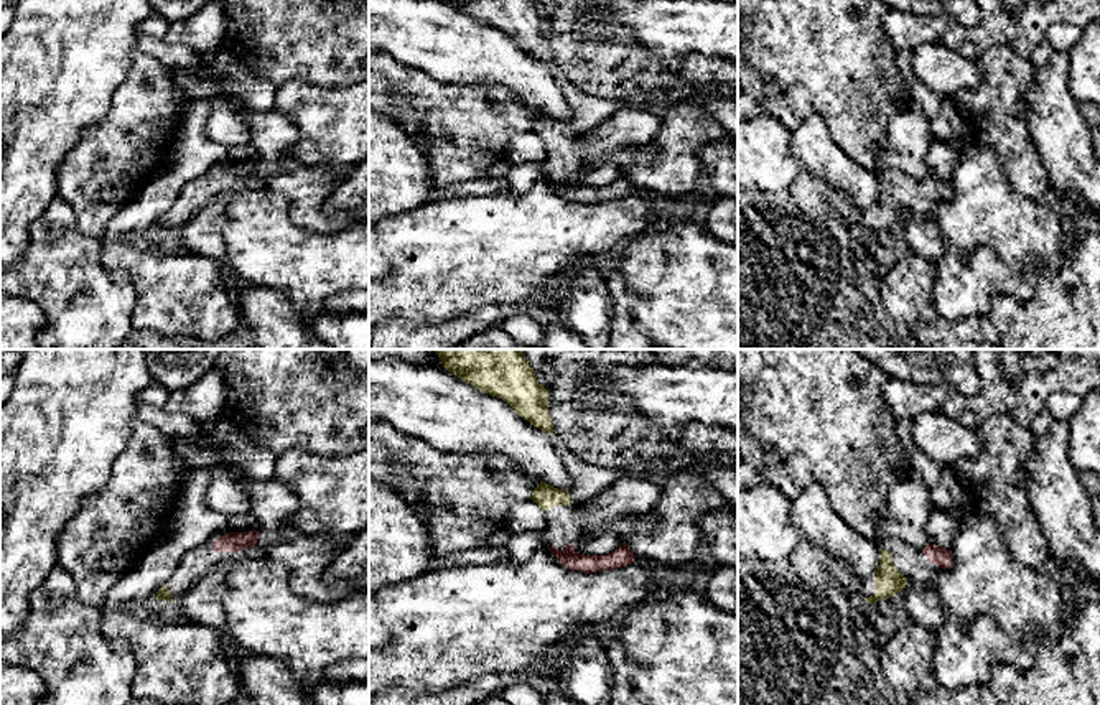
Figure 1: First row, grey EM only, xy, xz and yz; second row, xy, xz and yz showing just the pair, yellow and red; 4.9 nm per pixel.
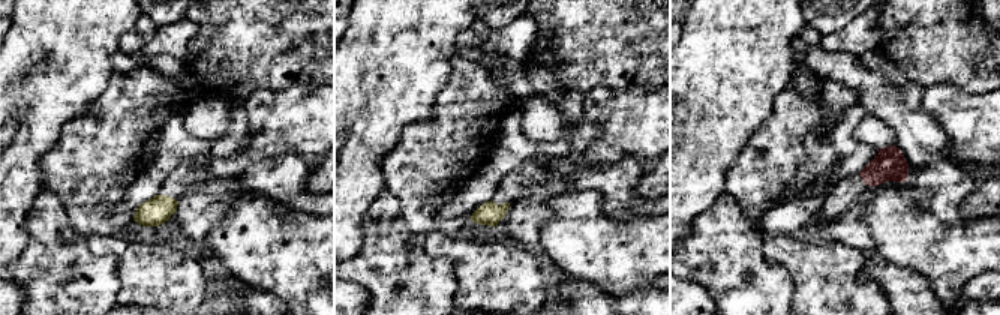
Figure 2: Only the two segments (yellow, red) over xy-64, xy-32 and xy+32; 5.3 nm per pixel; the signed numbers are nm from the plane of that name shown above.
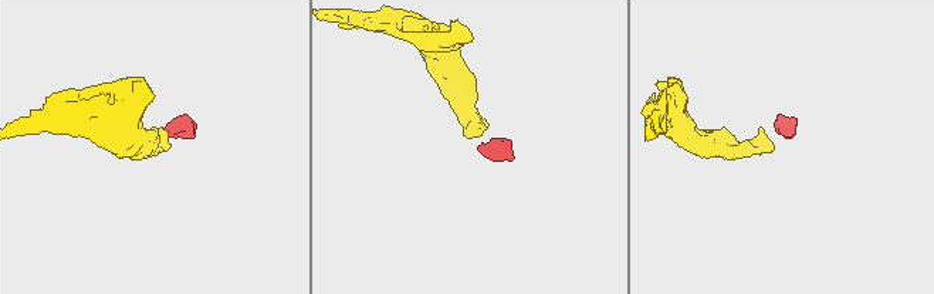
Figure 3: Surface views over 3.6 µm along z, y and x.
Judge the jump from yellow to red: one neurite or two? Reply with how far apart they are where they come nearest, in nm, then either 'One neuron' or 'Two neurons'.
Distance 140 nm. One neuron

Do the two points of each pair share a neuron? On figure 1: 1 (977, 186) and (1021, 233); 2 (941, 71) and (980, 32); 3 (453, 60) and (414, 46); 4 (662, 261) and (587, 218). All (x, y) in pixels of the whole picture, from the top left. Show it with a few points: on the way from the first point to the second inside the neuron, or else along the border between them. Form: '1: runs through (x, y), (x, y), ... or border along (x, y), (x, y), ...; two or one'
1: runs through (987, 198), (1010, 221); one
2: border along (921, 45), (944, 43), (975, 61); two
3: runs through (443, 50), (440, 46), (424, 46); one
4: border along (644, 233), (628, 241); two

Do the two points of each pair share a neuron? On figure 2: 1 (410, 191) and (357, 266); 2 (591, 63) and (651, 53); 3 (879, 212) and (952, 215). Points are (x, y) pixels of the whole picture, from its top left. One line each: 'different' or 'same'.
1: different
2: same
3: different

